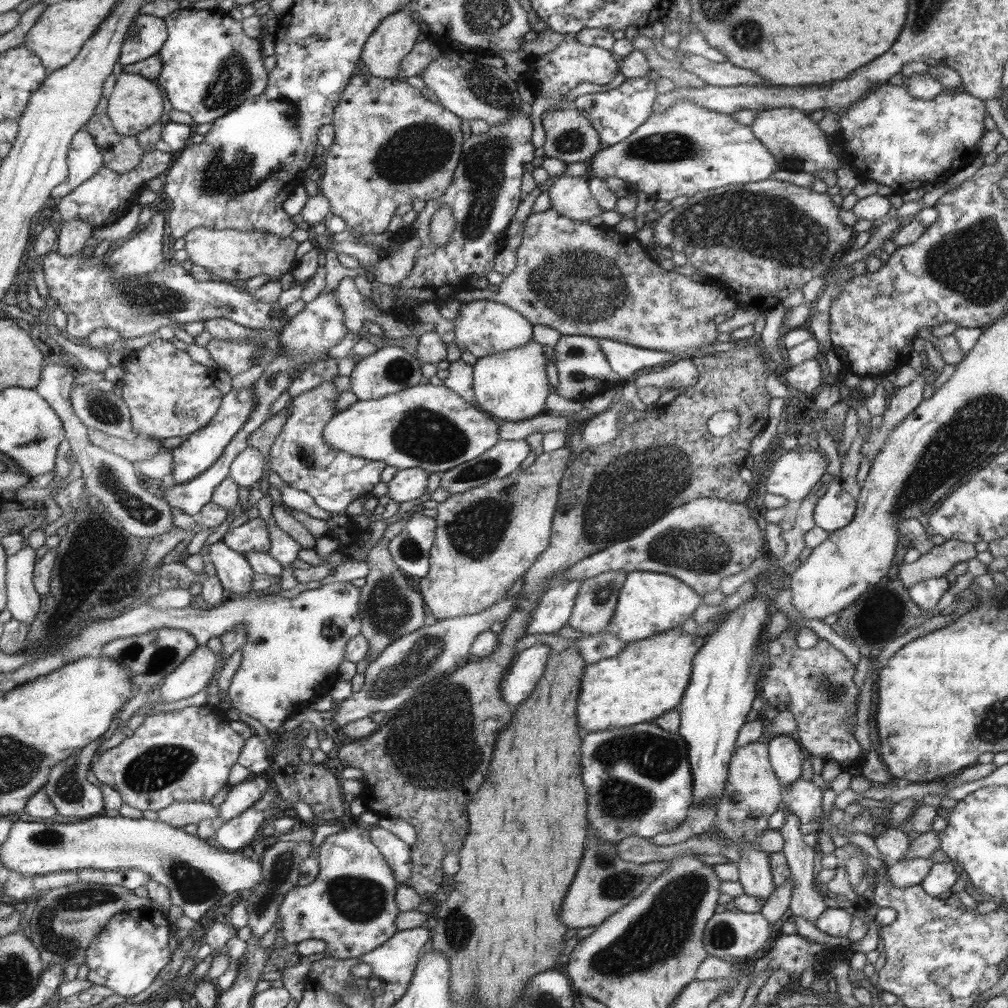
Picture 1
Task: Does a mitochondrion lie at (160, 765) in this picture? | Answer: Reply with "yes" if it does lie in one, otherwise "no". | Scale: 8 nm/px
yes

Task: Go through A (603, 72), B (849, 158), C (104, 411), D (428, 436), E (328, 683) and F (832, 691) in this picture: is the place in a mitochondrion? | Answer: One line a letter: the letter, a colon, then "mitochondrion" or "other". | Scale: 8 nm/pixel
A: other
B: other
C: mitochondrion
D: mitochondrion
E: other
F: mitochondrion

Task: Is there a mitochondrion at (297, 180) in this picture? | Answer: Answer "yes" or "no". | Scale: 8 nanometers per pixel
no

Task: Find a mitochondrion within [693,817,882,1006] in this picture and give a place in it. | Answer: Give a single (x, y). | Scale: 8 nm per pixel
(723, 935)

